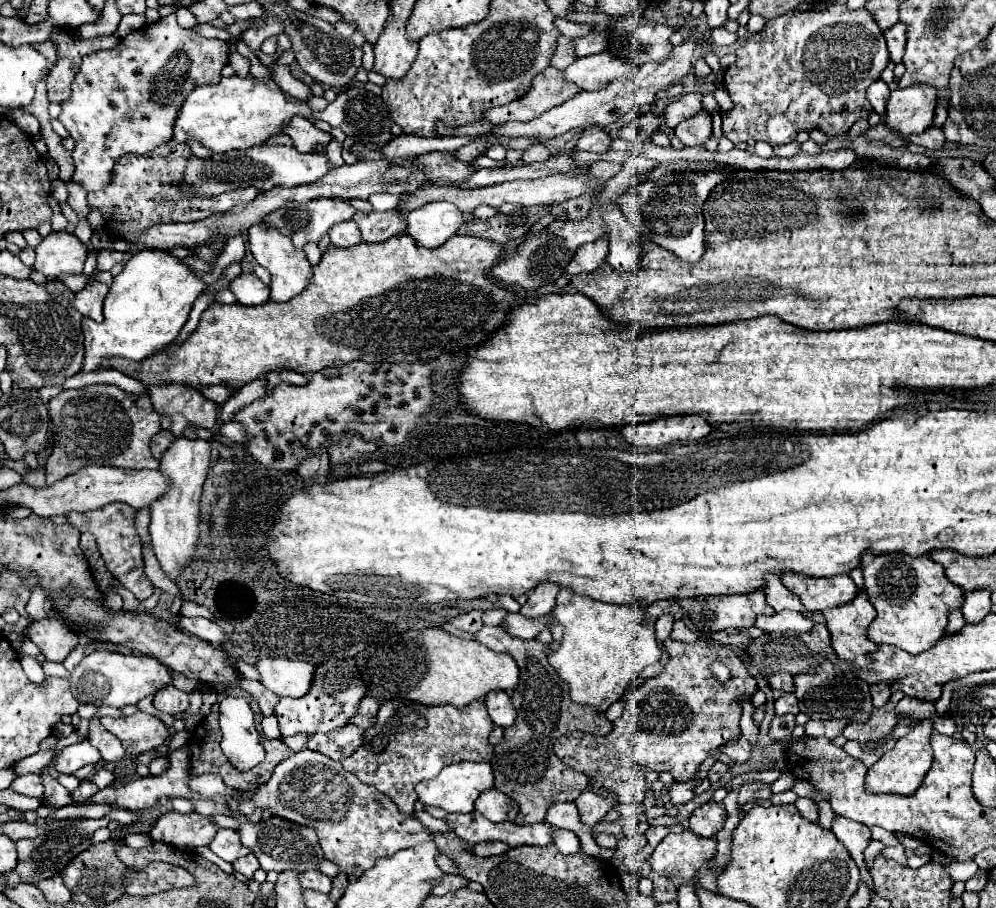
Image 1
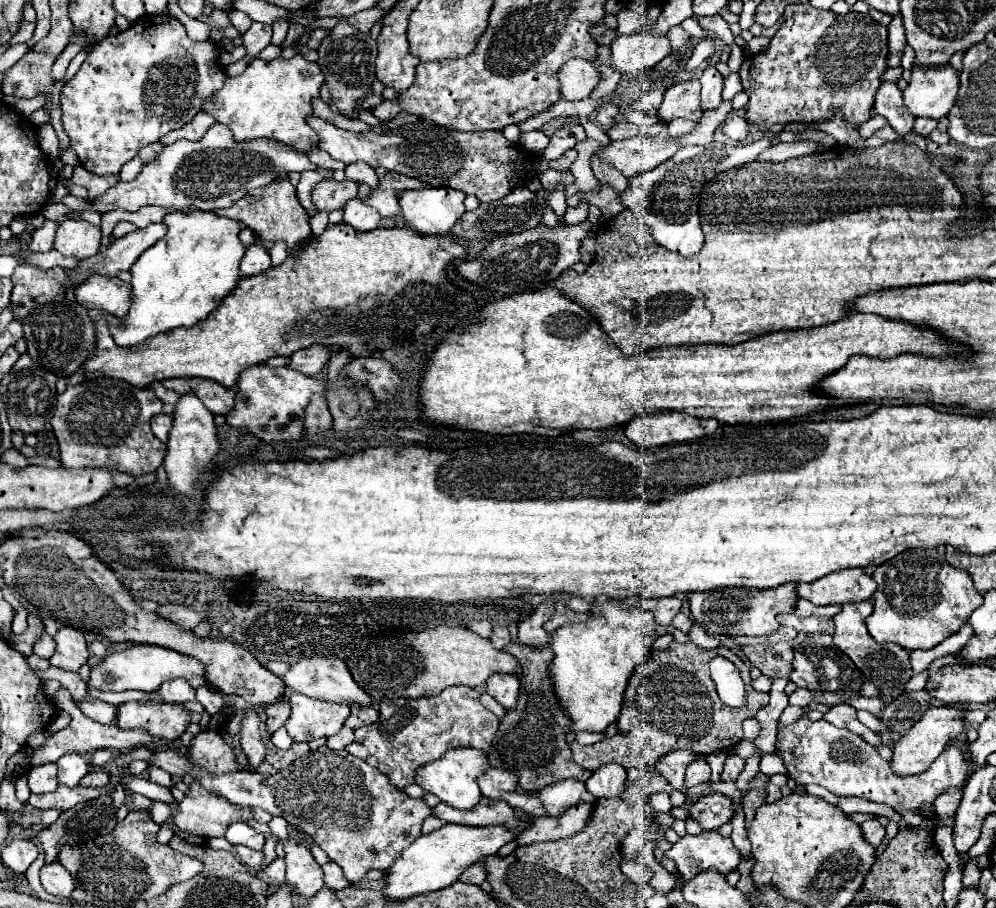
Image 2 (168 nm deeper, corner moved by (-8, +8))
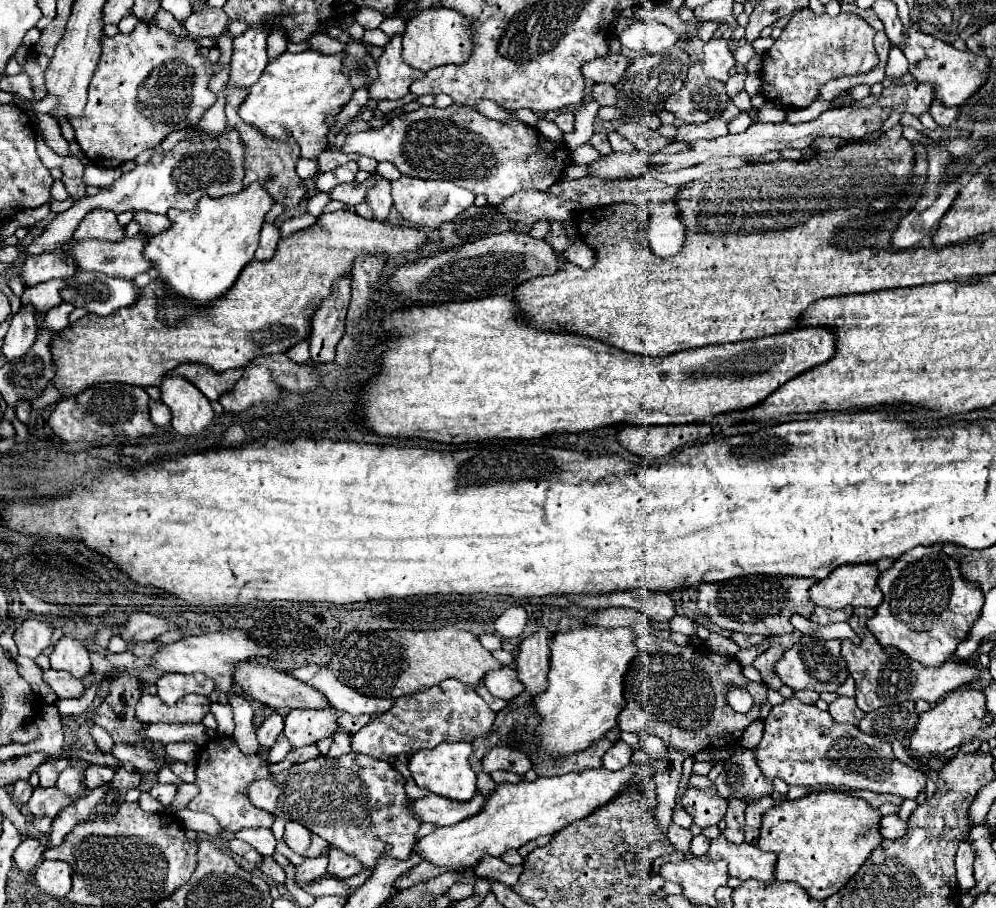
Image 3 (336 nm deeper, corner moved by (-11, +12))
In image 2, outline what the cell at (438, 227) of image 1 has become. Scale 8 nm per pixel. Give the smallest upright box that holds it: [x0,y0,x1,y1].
[400,187,466,235]

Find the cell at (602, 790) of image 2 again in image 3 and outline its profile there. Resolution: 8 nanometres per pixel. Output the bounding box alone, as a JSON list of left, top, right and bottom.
[603,741,633,771]

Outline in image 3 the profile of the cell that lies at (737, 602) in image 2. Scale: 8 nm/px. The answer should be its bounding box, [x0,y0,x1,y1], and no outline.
[699,575,815,637]

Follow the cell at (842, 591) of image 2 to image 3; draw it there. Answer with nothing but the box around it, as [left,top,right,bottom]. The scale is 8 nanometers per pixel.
[811,563,883,609]

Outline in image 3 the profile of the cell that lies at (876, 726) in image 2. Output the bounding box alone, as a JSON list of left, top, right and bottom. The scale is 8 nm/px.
[841,615,979,713]

